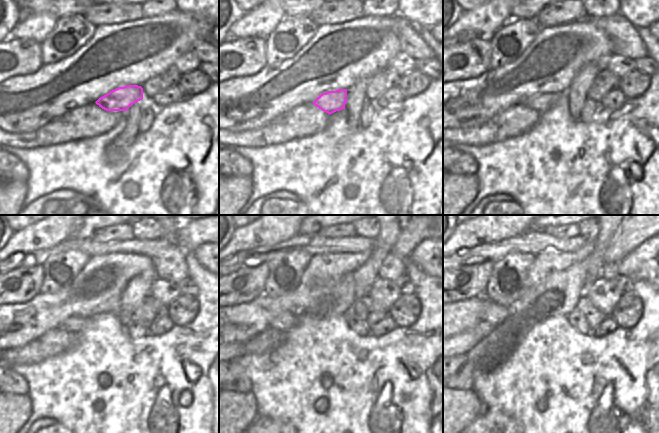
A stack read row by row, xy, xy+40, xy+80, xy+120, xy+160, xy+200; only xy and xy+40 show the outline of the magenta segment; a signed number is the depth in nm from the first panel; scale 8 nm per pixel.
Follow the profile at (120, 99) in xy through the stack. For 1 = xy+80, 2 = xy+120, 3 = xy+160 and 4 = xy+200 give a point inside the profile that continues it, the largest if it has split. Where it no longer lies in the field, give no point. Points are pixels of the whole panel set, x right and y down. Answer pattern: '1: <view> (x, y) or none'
1: xy+80 (541, 103)
2: xy+120 (73, 324)
3: xy+160 (283, 322)
4: xy+200 (494, 314)

